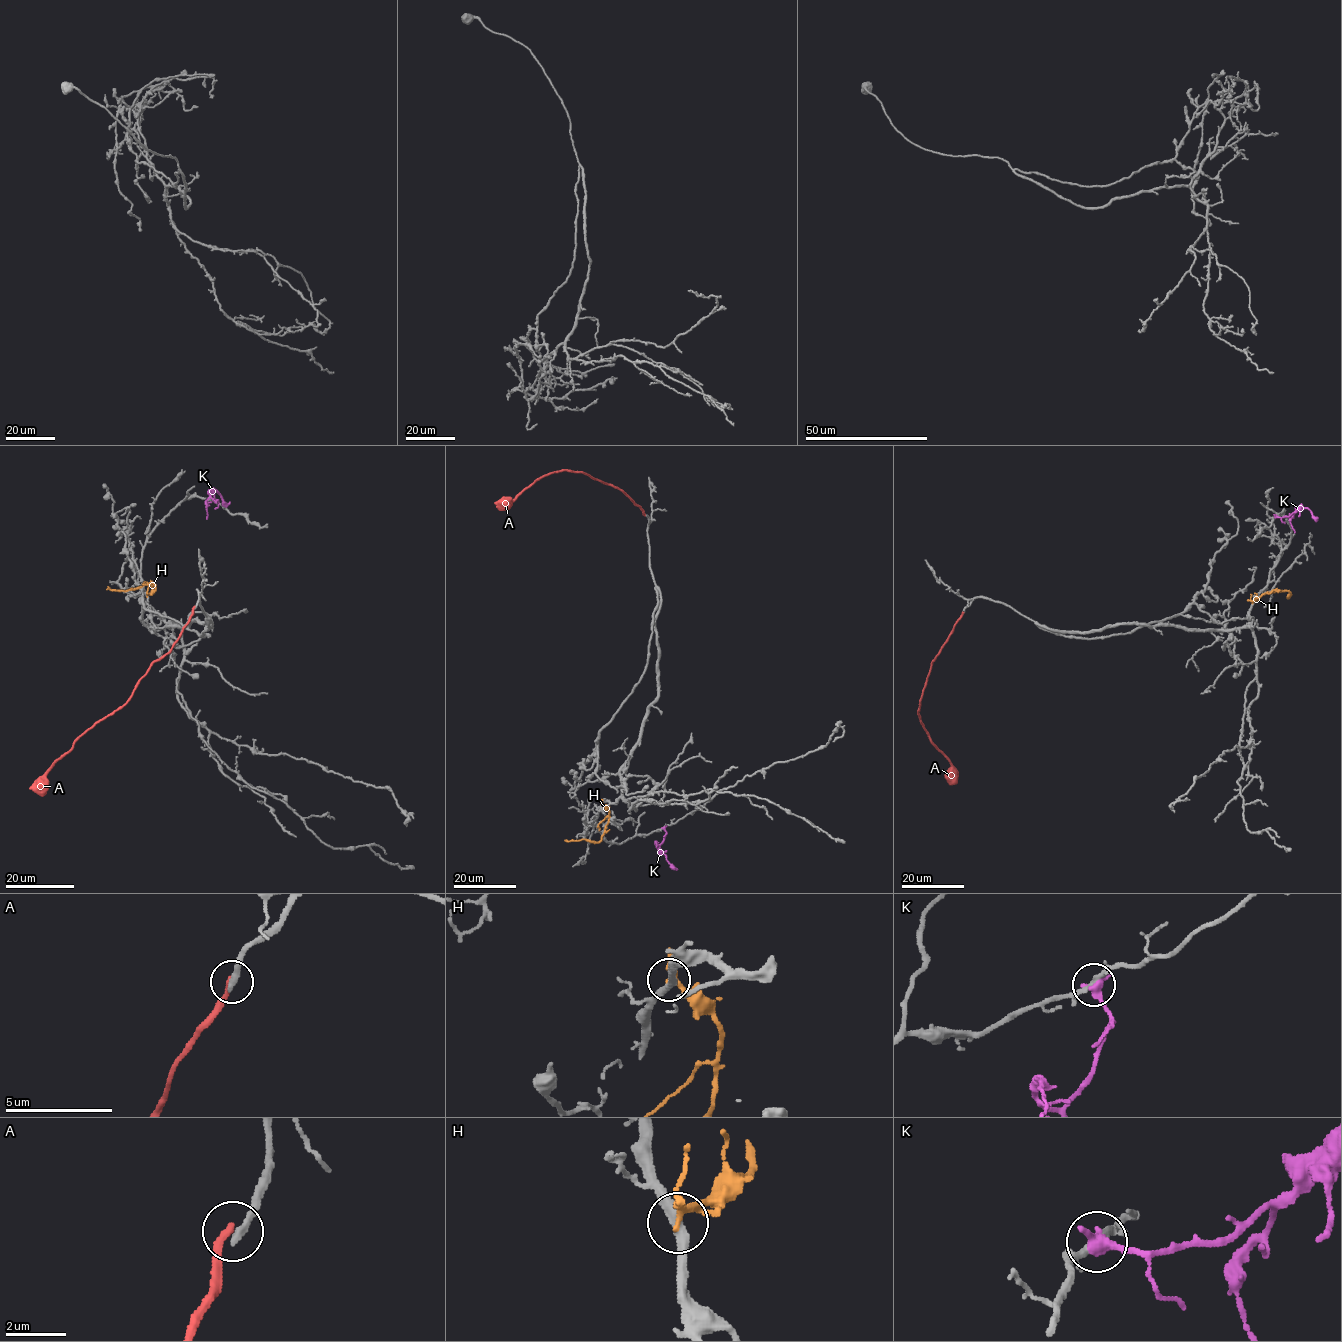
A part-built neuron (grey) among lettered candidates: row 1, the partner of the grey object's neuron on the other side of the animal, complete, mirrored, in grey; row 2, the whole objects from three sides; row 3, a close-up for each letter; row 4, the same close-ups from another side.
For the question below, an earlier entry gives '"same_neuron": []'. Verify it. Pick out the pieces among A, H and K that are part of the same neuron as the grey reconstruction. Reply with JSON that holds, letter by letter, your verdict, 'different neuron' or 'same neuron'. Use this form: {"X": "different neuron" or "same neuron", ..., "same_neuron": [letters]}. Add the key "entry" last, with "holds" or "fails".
{"A": "different neuron", "H": "different neuron", "K": "different neuron", "same_neuron": [], "entry": "holds"}

